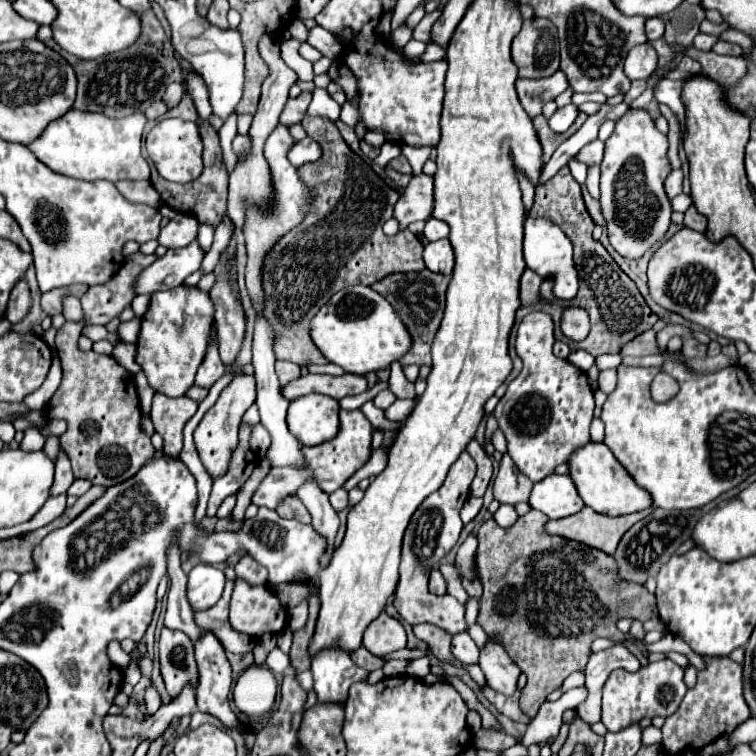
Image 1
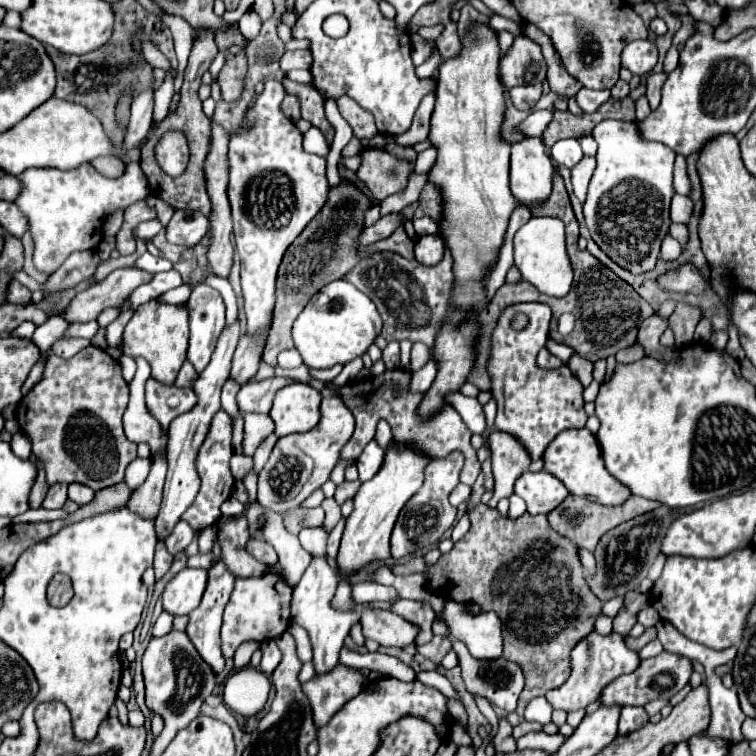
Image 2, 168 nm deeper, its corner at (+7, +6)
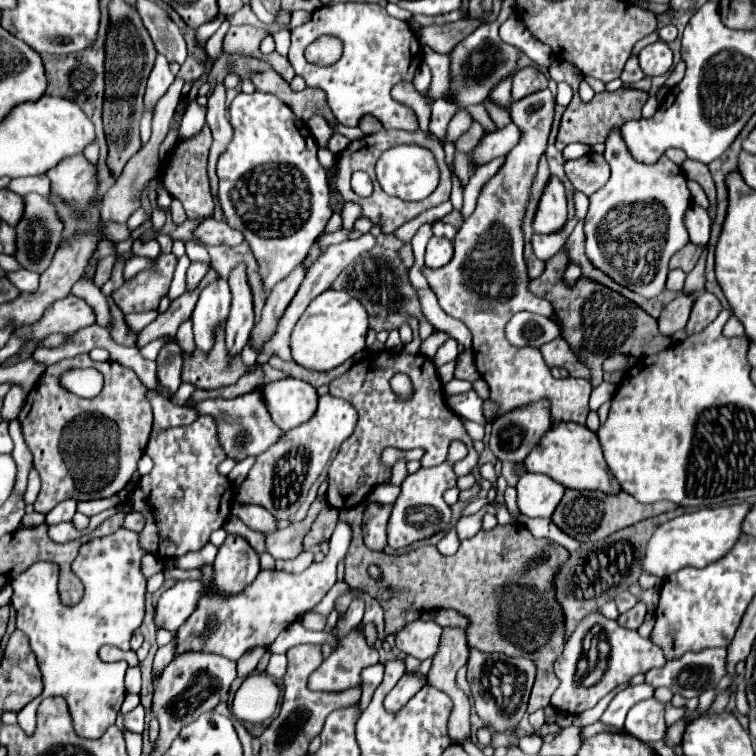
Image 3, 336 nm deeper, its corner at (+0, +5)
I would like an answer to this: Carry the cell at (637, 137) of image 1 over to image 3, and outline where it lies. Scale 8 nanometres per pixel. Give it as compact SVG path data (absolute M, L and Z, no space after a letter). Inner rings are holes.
M621 128L609 132L605 146L611 178L589 198L591 204L585 216L585 252L589 260L615 282L645 298L653 298L665 288L669 258L689 240L683 226L685 210L691 204L685 174L665 154L655 164L635 160L623 140Z

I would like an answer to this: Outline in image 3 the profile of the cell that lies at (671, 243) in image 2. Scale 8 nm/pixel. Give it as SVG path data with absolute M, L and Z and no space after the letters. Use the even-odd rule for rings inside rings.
M679 268L669 270L669 276L667 276L667 288L669 288L669 290L681 292L683 282L685 282L685 272L683 272L683 270L679 270Z

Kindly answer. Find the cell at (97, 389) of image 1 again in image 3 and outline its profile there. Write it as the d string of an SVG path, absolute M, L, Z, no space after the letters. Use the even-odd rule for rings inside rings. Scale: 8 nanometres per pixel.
M89 354L49 366L49 372L29 392L19 414L25 442L41 476L41 492L33 504L37 512L47 514L65 498L75 498L77 502L109 498L129 484L153 426L153 412L145 400L145 390L131 368L111 360L95 362ZM77 368L97 368L103 374L105 386L95 398L79 398L59 382L61 374Z

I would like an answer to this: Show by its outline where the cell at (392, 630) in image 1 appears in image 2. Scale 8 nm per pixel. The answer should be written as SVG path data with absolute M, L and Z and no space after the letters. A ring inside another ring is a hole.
M368 605L356 607L362 613L362 631L366 639L374 639L384 647L408 647L414 645L420 627L414 623L392 615L392 611L374 611Z

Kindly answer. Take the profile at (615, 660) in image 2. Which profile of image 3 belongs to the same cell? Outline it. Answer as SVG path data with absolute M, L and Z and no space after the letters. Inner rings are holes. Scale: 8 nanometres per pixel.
M595 612L587 616L577 630L569 636L569 644L565 652L555 662L555 674L561 684L551 696L551 706L557 712L565 712L571 716L581 714L587 708L593 708L603 696L607 696L619 684L629 682L635 674L645 674L651 668L661 668L665 664L663 650L653 644L649 638L641 638L637 630L621 628L615 620L607 620L603 614ZM591 634L591 660L583 654L583 638Z

